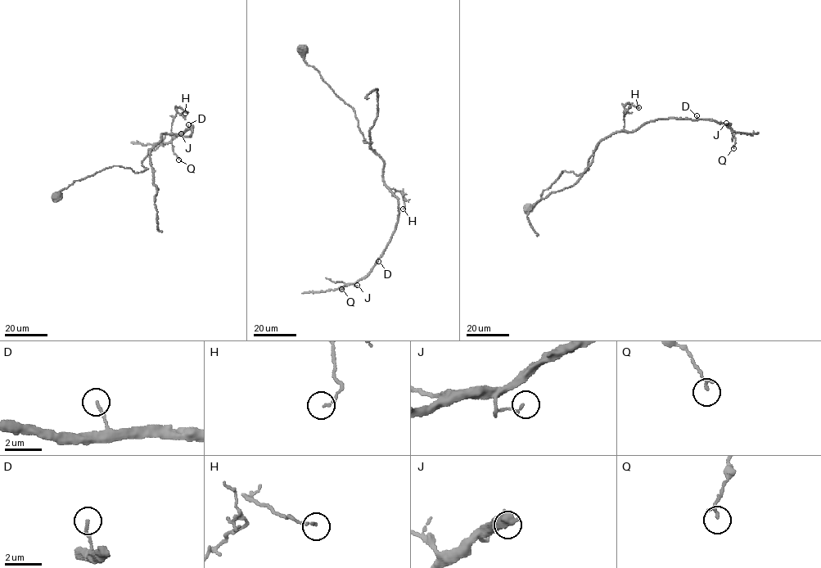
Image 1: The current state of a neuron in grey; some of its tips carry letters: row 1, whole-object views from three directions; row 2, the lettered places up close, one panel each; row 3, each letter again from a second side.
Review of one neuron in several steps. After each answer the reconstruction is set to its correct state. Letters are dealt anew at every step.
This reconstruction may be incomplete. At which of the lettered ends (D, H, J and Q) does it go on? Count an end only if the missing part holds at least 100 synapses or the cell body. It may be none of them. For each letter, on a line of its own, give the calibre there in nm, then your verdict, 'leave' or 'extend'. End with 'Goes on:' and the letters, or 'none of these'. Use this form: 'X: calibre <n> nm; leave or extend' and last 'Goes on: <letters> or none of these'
D: calibre 130 nm; leave
H: calibre 110 nm; leave
J: calibre 120 nm; leave
Q: calibre 140 nm; leave
Goes on: none of these

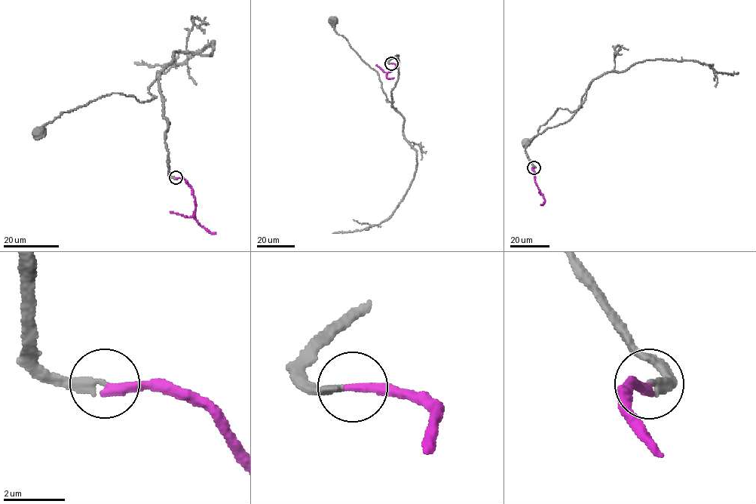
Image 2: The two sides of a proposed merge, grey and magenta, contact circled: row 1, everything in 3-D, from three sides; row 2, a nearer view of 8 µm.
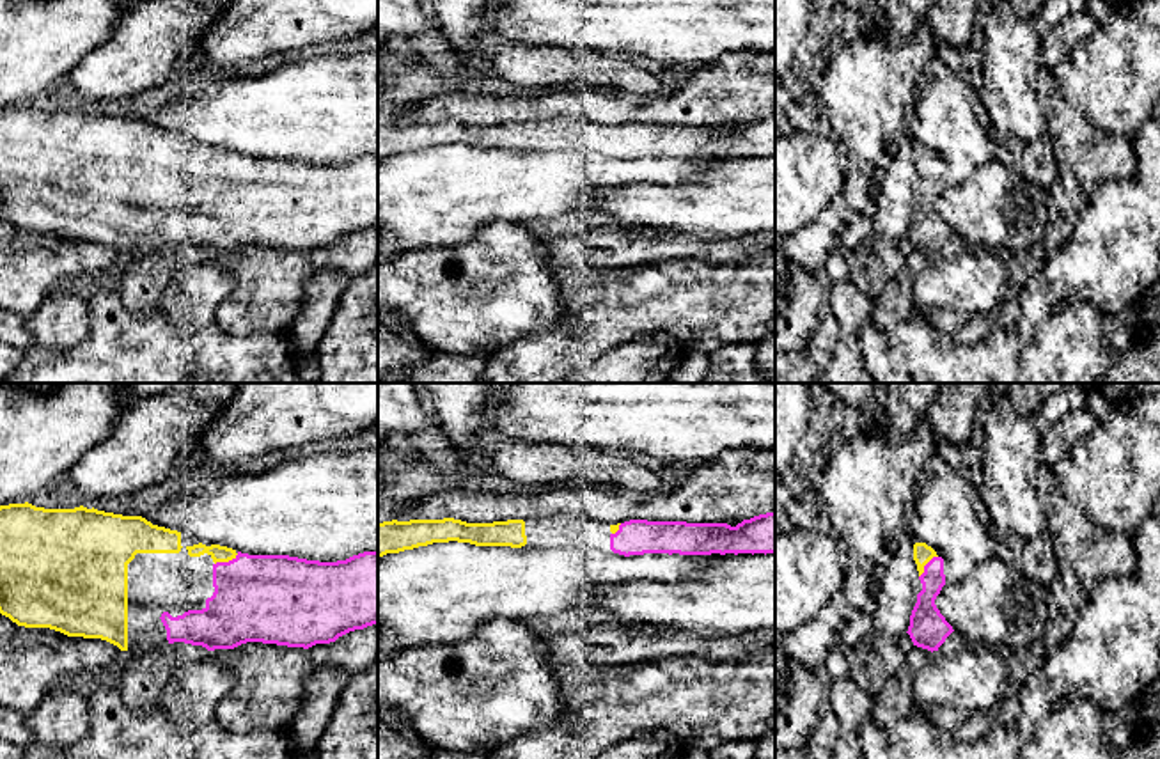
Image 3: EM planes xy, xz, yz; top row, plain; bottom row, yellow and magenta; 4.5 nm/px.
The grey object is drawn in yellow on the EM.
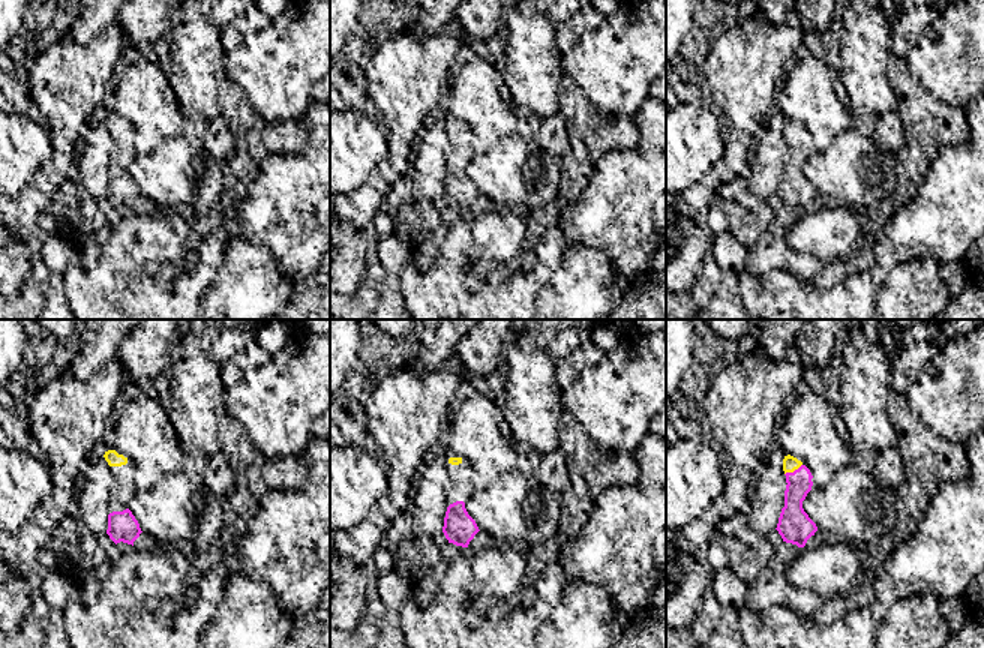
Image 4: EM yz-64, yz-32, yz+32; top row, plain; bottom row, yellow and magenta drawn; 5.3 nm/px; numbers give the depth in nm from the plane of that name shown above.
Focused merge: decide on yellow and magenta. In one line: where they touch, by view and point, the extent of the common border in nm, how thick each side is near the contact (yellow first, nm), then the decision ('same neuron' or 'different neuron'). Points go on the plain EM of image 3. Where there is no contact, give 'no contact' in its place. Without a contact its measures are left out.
xy (226, 164) | 120 nm | 80/400 nm | same neuron

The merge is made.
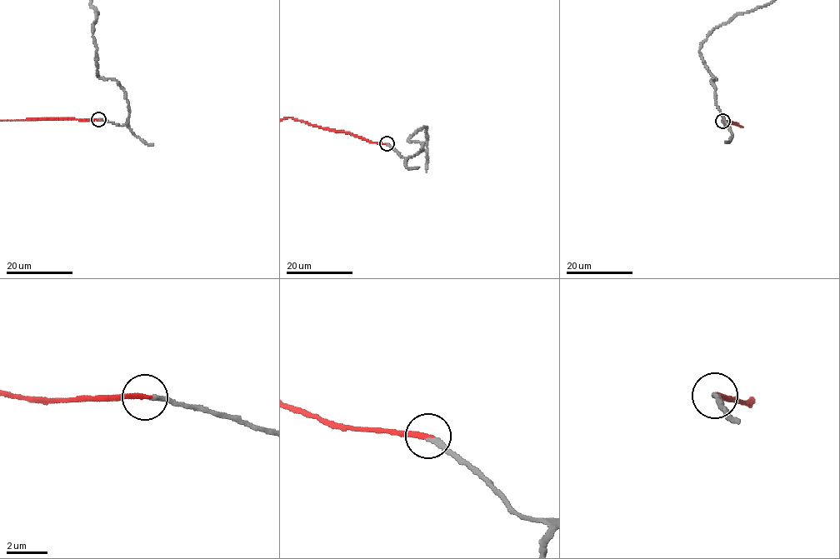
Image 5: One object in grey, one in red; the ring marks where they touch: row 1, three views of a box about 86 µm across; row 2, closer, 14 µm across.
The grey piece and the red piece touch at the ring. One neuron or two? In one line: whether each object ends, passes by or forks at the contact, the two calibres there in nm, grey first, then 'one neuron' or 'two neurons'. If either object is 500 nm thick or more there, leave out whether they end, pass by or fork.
grey ends | red ends | 220/240 nm | one neuron

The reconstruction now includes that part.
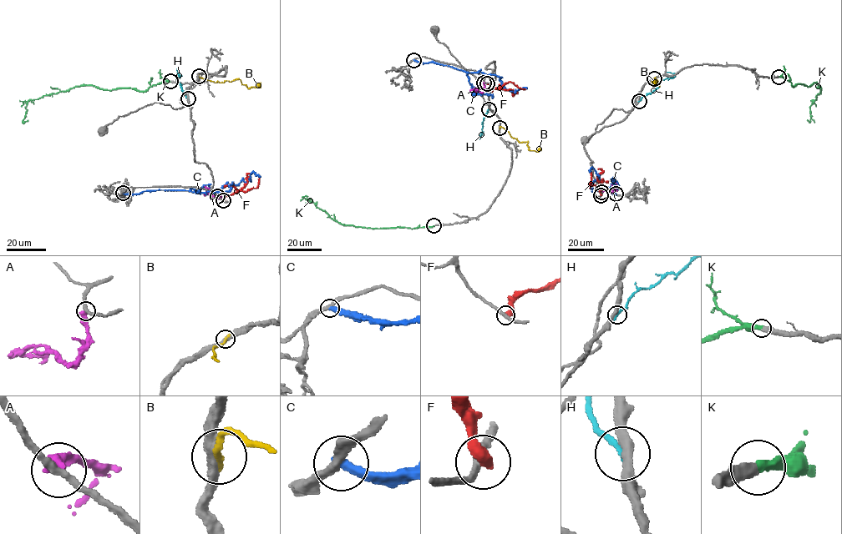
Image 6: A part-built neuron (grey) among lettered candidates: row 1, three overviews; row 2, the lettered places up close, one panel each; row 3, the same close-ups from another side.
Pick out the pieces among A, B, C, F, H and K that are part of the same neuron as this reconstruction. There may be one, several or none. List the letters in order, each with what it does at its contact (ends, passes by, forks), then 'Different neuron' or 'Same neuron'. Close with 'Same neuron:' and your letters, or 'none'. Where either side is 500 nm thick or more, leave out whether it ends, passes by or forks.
A: It ends there. Different neuron
B: It ends there. Different neuron
C: It ends there. Different neuron
F: It ends there. Different neuron
H: It ends there. Different neuron
K: It ends there. Same neuron
Same neuron: K

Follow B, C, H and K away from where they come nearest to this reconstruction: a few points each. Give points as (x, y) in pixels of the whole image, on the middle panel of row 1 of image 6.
B: (499, 128), (506, 128), (511, 137), (520, 142), (528, 141), (529, 149), (541, 150)
C: (413, 60), (437, 62), (468, 73), (494, 74), (500, 78), (504, 87), (510, 91), (526, 88)
H: (489, 109), (484, 118), (479, 138), (483, 131)
K: (433, 225), (372, 229), (347, 225), (333, 219), (311, 198), (302, 197), (306, 197)

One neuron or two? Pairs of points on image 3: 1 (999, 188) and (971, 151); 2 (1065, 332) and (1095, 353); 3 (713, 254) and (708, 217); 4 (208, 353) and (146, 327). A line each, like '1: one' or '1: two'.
1: two
2: one
3: two
4: two

